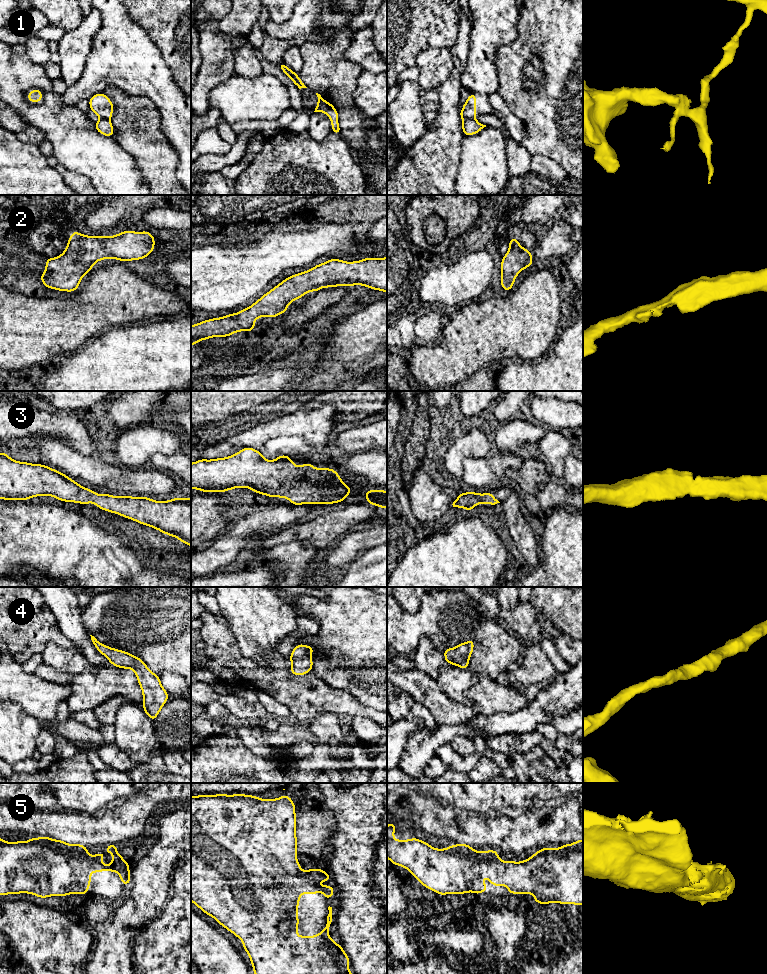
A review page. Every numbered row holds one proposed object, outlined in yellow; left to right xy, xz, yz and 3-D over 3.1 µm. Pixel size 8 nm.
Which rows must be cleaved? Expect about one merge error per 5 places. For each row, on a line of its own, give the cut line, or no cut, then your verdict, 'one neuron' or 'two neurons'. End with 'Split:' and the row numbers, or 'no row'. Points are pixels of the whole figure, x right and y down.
1: cut yz (464, 118), (474, 119); two neurons
2: cut none; one neuron
3: cut none; one neuron
4: cut none; one neuron
5: cut none; one neuron
Split: 1

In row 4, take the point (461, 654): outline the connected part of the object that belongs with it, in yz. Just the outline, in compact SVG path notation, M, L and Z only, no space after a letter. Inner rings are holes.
M470 639L460 643L454 648L447 648L443 654L447 664L456 665L462 669L468 669L469 660L474 649L474 640Z

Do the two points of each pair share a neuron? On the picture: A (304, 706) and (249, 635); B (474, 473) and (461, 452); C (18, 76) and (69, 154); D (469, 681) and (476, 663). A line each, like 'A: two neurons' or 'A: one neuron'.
A: two neurons
B: two neurons
C: one neuron
D: two neurons

